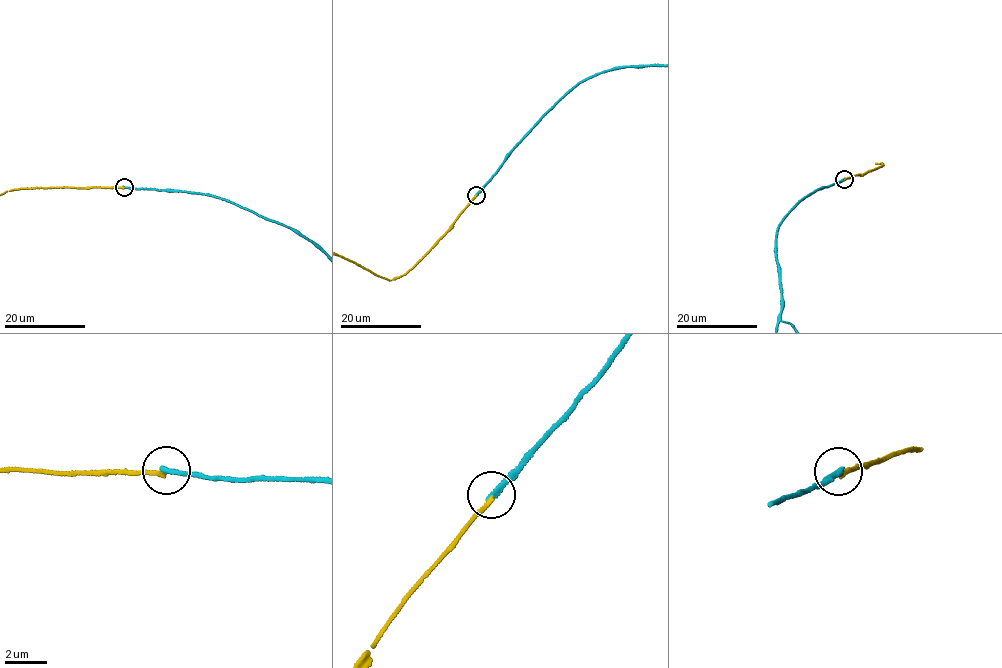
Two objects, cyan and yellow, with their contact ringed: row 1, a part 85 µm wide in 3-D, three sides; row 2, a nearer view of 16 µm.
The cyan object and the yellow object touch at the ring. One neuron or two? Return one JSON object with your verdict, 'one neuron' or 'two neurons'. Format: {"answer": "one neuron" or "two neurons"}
{"answer": "two neurons"}

